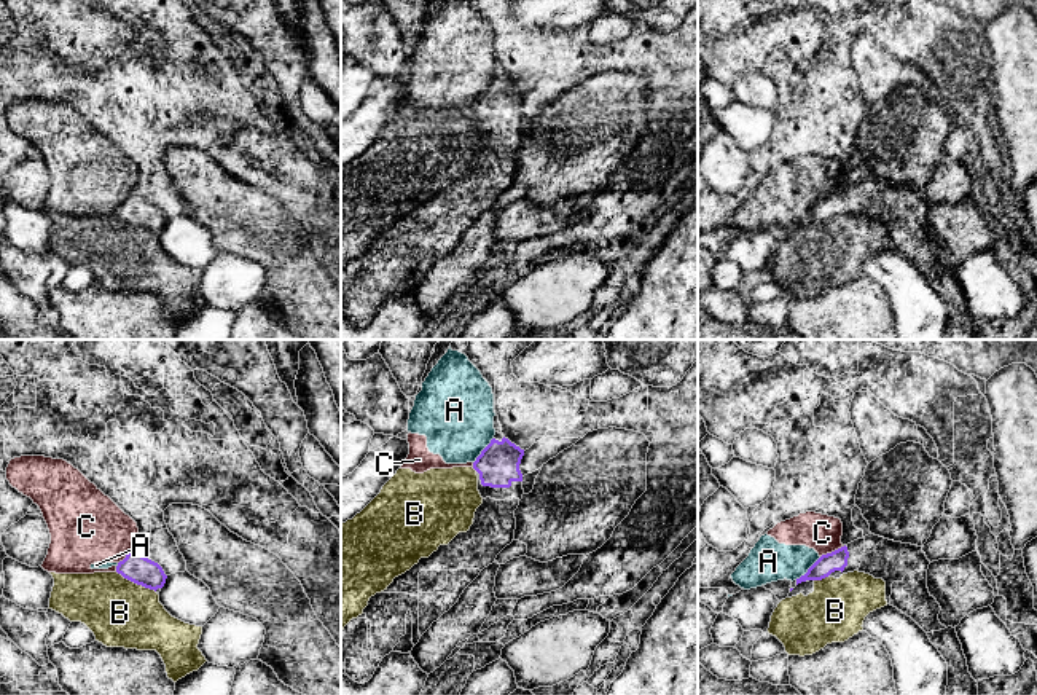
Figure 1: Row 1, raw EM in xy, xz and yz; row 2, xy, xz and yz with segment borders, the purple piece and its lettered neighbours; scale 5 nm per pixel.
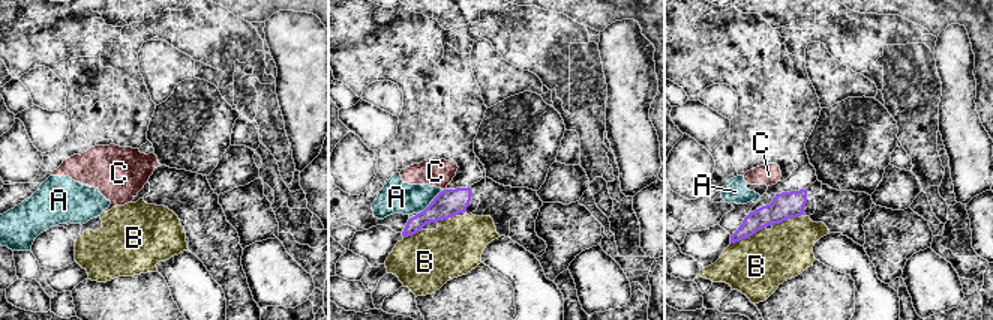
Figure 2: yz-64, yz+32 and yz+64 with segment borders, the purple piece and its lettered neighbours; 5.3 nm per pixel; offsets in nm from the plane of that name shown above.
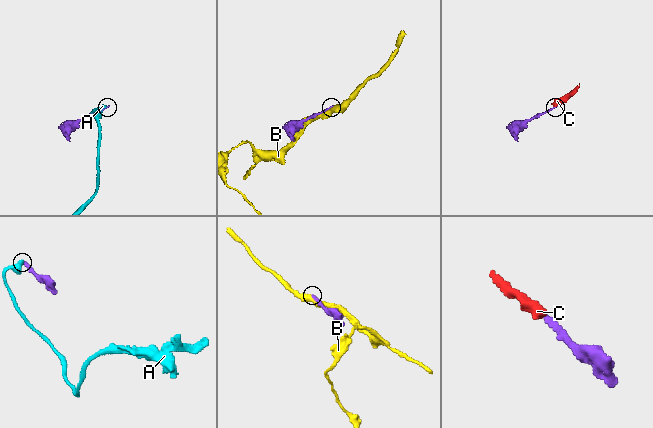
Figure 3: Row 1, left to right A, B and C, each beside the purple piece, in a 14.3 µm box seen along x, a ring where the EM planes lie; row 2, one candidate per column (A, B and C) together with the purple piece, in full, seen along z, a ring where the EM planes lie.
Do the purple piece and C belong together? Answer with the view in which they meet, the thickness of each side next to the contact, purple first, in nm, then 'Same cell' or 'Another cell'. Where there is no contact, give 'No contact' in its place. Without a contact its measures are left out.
Touches purple in yz. Thickness 100 nm (purple) against 190 nm. Another cell

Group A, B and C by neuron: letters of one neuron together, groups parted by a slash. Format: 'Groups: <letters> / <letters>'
Groups: A C / B

